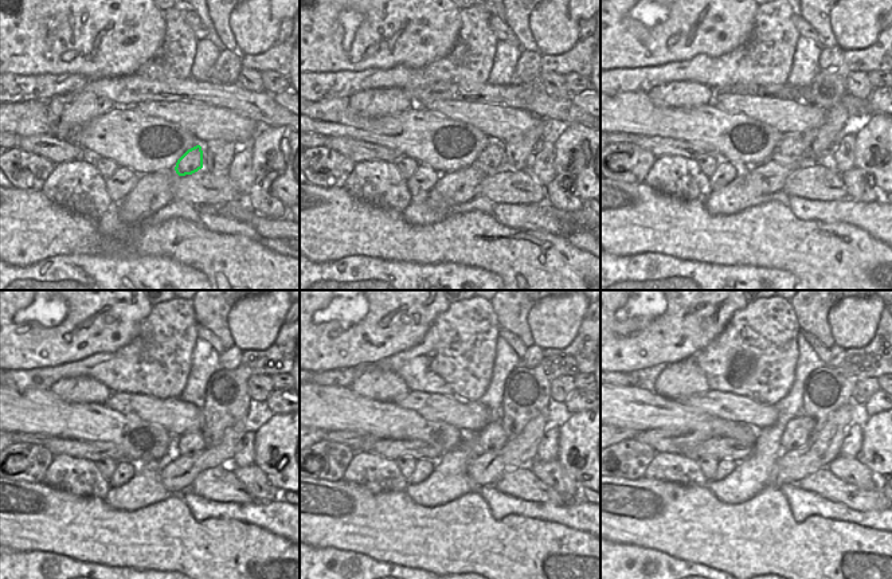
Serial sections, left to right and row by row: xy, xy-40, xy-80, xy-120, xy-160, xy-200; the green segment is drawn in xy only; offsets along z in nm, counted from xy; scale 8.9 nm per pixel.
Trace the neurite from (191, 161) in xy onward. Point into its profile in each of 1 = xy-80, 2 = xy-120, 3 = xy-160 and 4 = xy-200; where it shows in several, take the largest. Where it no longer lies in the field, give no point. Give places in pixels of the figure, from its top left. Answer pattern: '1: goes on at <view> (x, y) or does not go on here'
1: goes on at xy-80 (791, 147)
2: goes on at xy-120 (188, 443)
3: goes on at xy-160 (492, 437)
4: goes on at xy-200 (798, 430)

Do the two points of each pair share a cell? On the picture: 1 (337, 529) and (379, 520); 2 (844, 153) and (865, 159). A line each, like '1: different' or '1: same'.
1: same
2: different

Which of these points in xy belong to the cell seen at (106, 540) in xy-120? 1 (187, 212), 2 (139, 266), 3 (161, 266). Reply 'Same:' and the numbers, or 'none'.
Same: none

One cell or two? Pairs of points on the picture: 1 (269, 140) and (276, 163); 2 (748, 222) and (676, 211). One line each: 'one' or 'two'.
1: one
2: one

